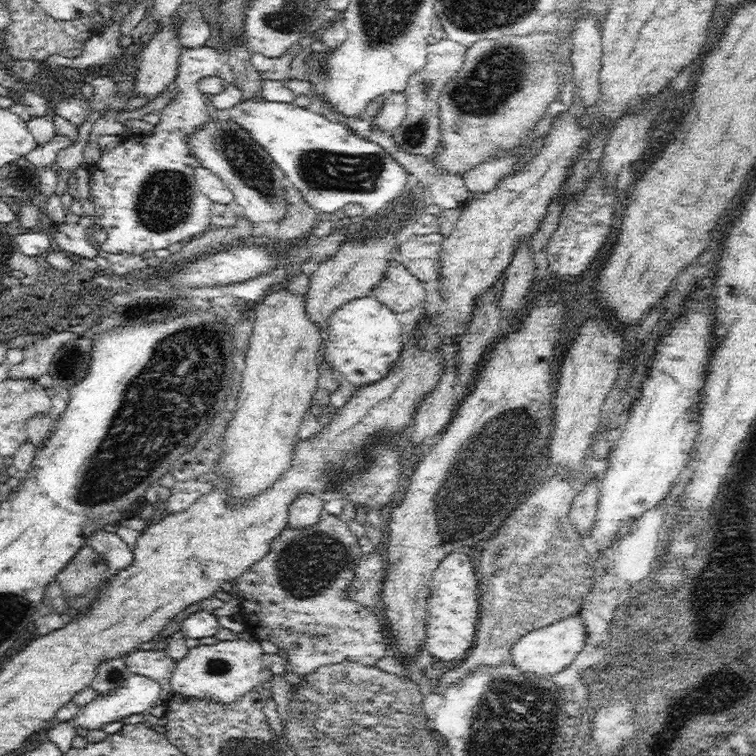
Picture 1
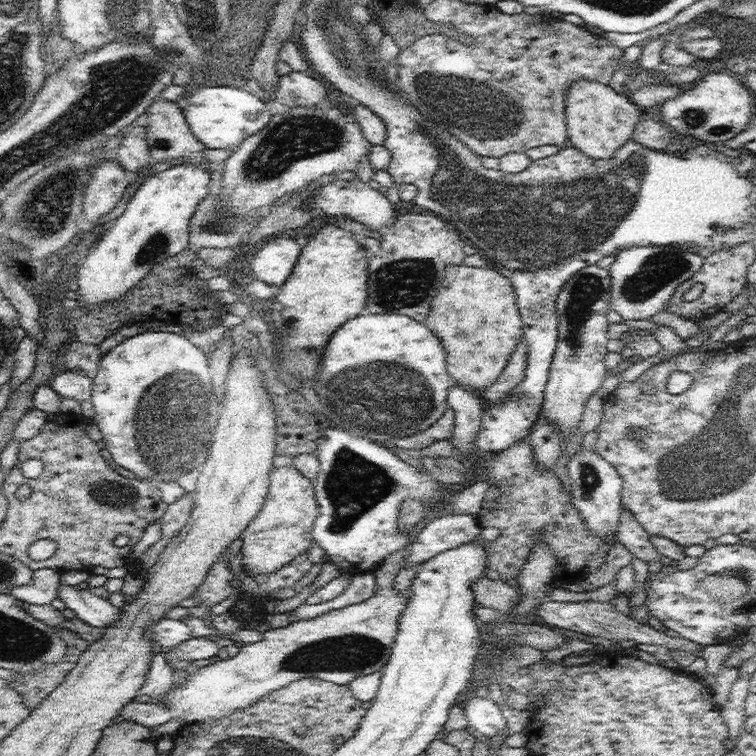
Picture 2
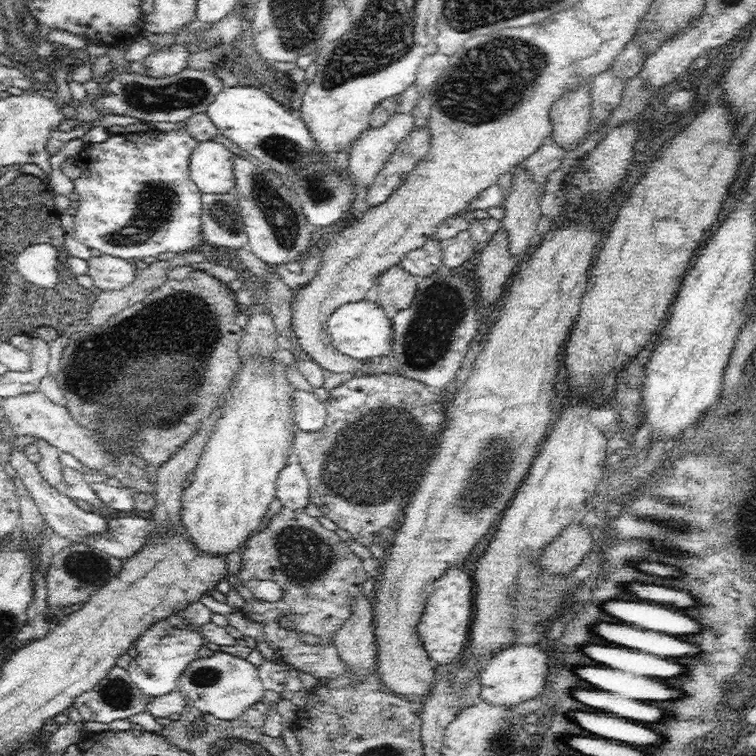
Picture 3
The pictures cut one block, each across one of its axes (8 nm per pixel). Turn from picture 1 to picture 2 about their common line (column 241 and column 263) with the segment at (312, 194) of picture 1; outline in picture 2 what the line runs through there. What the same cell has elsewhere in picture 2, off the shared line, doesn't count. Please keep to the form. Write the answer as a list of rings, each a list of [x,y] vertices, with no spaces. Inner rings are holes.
[[[229,85],[204,86],[184,94],[176,101],[182,108],[190,131],[206,145],[206,148],[226,148],[232,151],[238,144],[258,133],[272,118],[269,103],[246,87]]]

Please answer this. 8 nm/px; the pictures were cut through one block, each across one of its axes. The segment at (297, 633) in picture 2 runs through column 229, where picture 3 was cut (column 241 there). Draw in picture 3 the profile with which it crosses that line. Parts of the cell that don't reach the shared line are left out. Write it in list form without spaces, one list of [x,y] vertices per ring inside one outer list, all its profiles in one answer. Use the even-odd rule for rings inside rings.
[[[224,651],[213,652],[210,656],[190,662],[180,675],[178,684],[187,705],[195,706],[203,713],[220,720],[232,720],[242,716],[248,706],[264,697],[265,692],[257,667],[246,658],[242,659]]]

